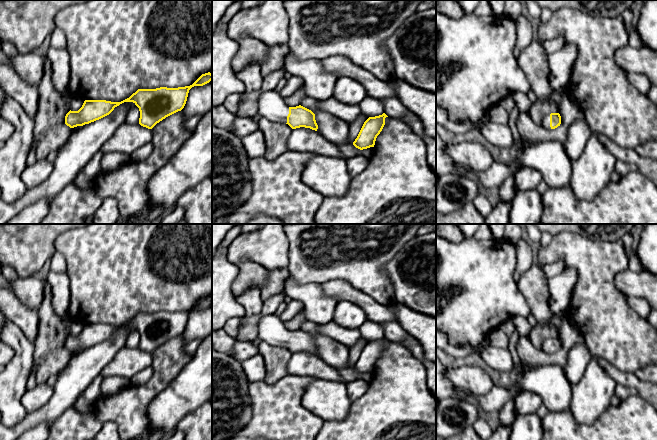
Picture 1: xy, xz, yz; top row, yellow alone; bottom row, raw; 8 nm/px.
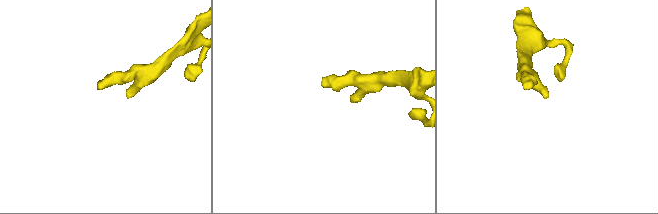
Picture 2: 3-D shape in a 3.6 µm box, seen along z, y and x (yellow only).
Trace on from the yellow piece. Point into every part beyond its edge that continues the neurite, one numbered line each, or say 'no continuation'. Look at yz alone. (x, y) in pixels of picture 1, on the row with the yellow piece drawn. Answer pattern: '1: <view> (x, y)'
1: yz (546, 119)

